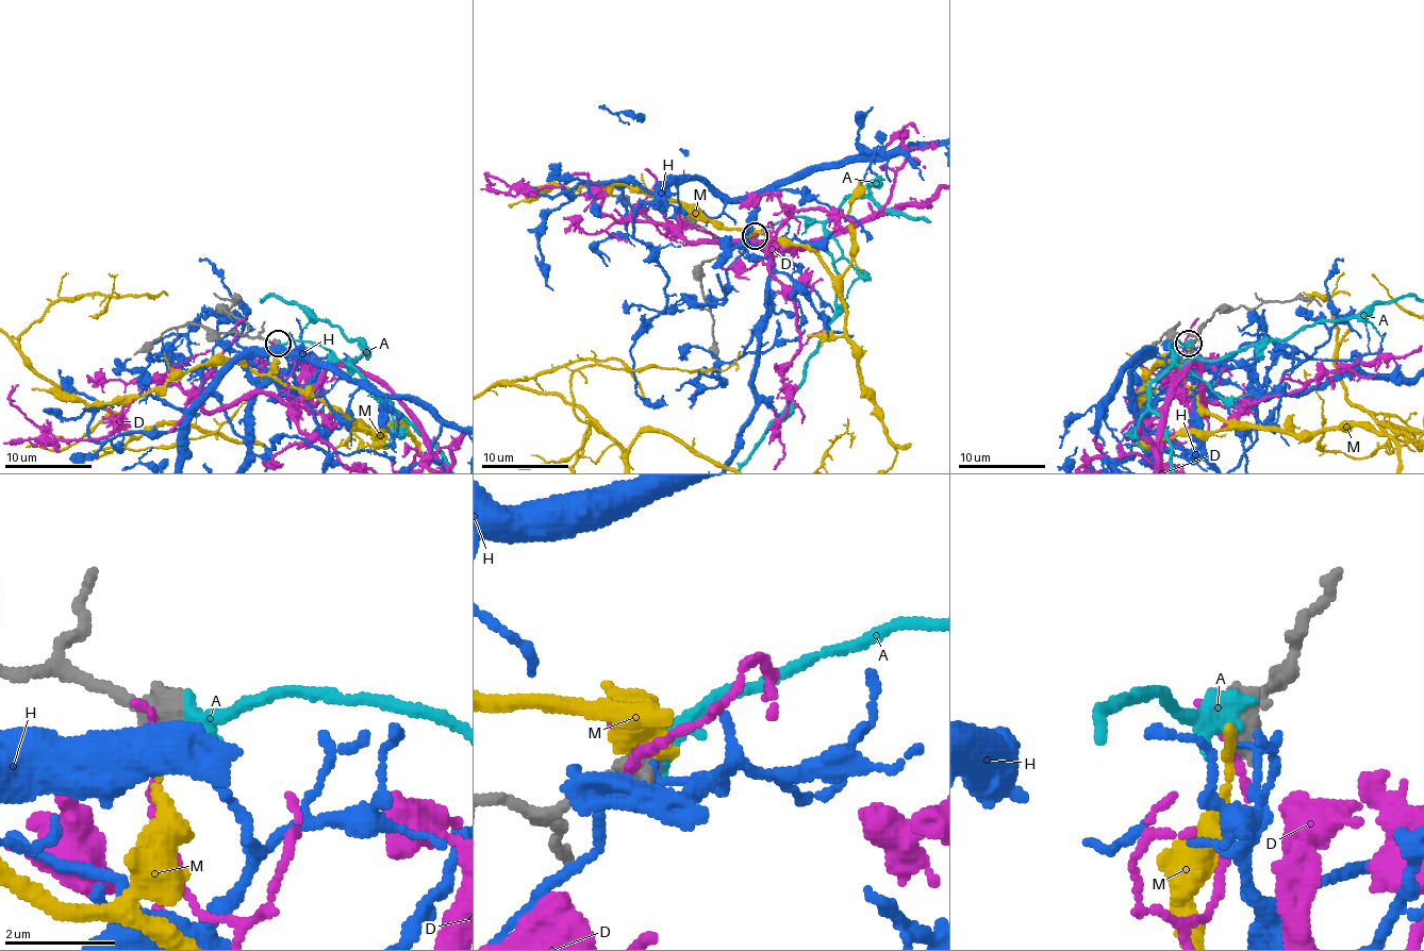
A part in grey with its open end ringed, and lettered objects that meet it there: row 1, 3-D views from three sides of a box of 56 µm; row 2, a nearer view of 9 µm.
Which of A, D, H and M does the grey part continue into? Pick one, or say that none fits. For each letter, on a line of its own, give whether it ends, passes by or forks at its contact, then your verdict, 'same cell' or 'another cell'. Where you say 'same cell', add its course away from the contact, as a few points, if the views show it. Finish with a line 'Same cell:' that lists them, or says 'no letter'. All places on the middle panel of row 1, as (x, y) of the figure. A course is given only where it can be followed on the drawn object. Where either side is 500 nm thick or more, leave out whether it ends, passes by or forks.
A: same cell
D: another cell
H: another cell
M: another cell
Same cell: A

